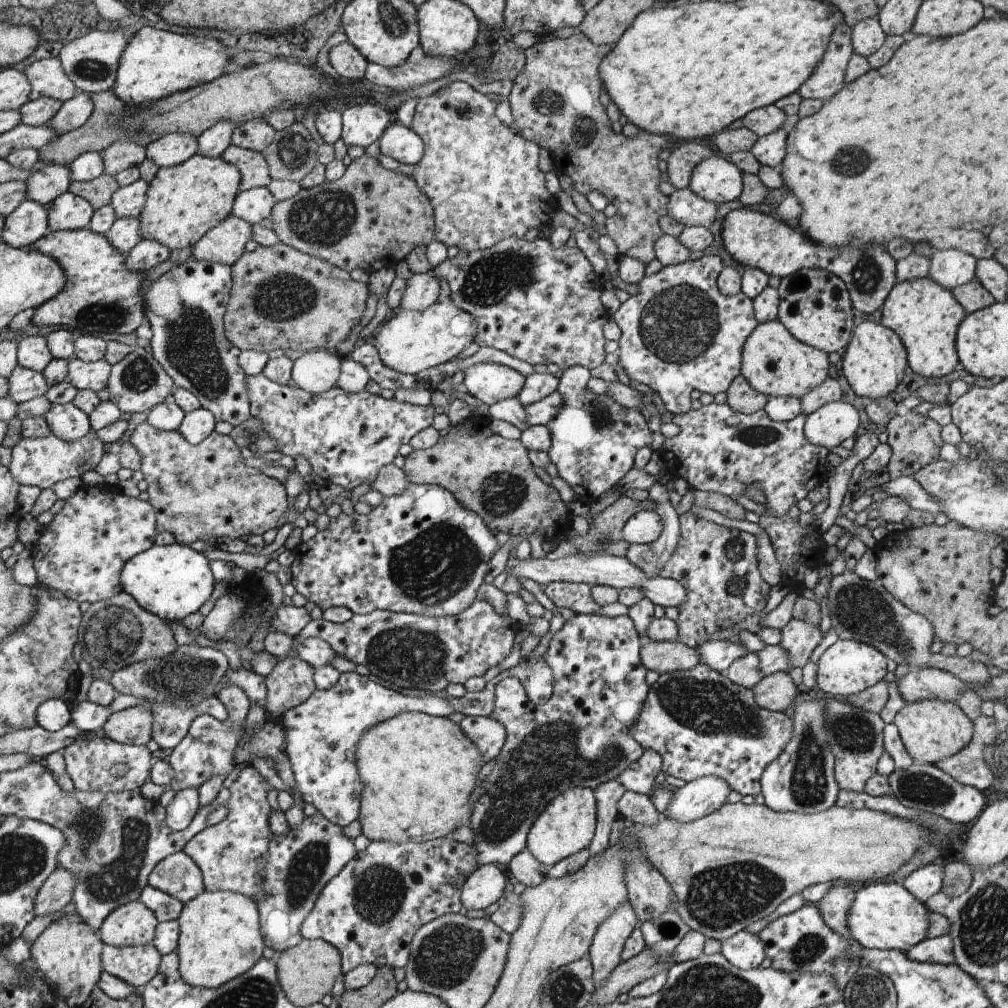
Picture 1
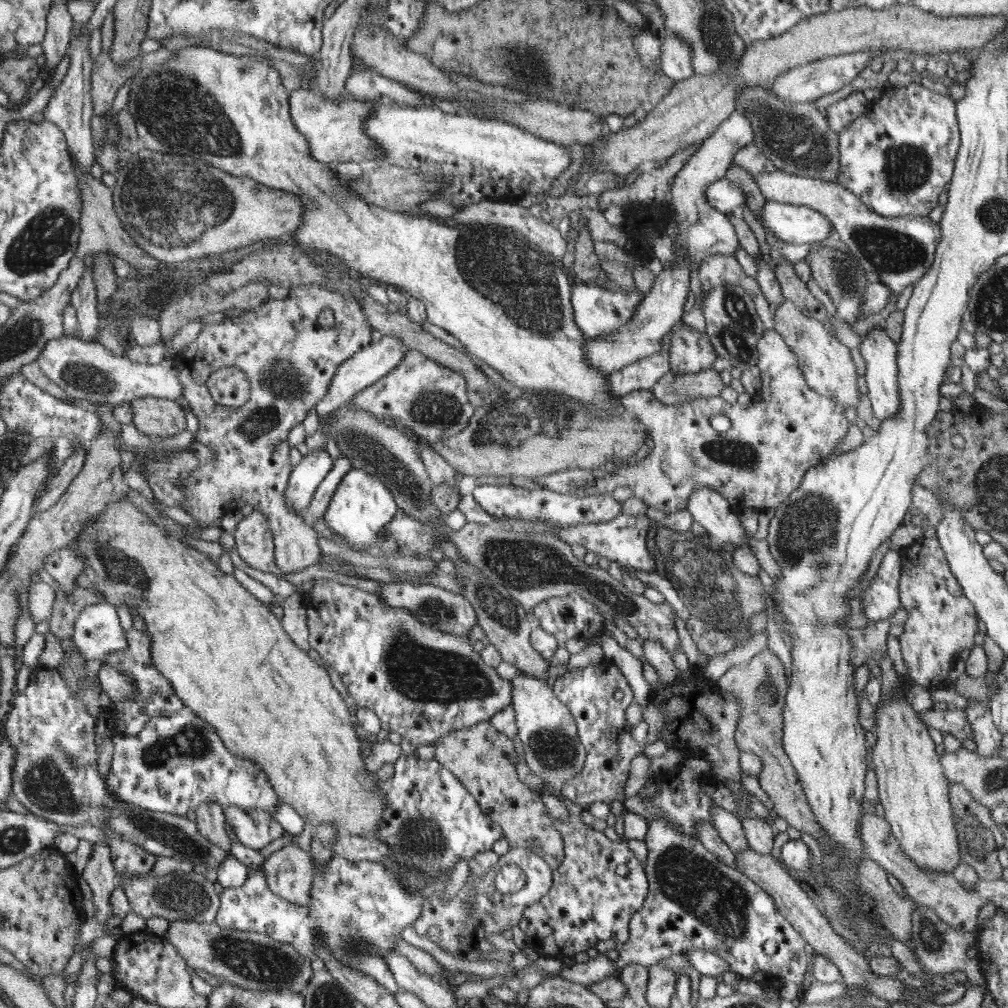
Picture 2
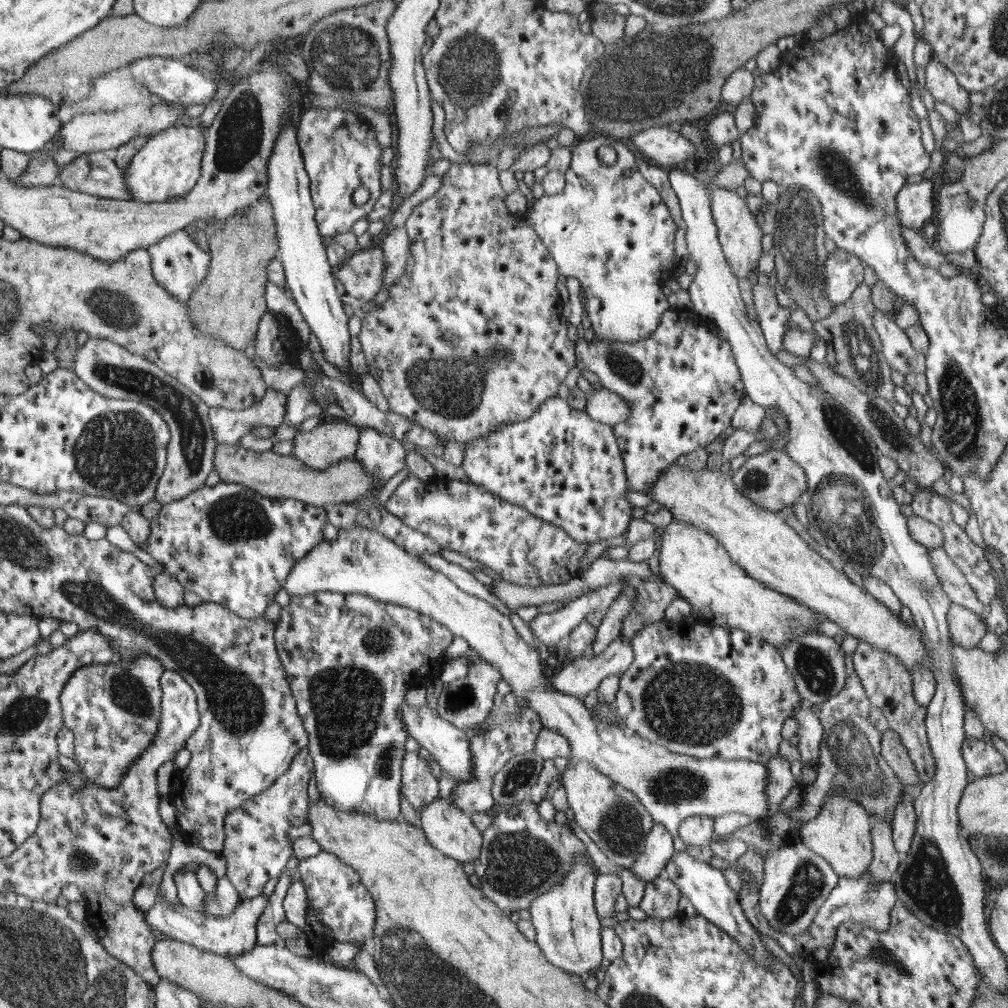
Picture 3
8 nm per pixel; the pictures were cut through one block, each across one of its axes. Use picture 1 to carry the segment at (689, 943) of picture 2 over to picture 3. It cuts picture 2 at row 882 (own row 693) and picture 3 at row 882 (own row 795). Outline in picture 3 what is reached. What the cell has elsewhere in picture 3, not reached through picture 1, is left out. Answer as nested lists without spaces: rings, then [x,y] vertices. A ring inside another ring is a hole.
[[[712,855],[712,857],[709,858],[709,864],[720,870],[726,870],[726,868],[735,869],[742,877],[739,901],[748,920],[757,930],[766,934],[766,936],[770,936],[772,940],[776,940],[792,958],[800,956],[806,961],[815,961],[817,959],[813,954],[816,948],[826,948],[830,950],[830,948],[834,946],[836,928],[845,920],[861,921],[863,924],[869,924],[878,930],[886,929],[886,927],[888,927],[888,921],[890,921],[892,907],[898,902],[896,890],[894,890],[894,882],[884,882],[884,884],[872,886],[872,882],[870,882],[870,870],[866,870],[858,880],[854,880],[854,878],[839,878],[836,888],[831,890],[824,904],[818,909],[816,916],[812,919],[810,927],[798,935],[786,934],[772,929],[772,927],[768,925],[768,921],[766,921],[766,917],[762,915],[762,911],[760,911],[759,907],[758,888],[756,887],[758,886],[758,882],[752,873],[749,873],[748,869],[743,869],[738,863],[736,864],[736,862],[730,865],[728,861],[716,855]]]

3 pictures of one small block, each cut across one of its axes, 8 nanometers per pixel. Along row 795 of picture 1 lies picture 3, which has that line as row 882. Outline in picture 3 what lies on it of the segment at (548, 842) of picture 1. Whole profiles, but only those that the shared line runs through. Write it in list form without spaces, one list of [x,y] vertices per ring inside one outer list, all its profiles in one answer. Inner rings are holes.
[[[578,856],[574,866],[568,870],[568,876],[548,890],[546,894],[535,898],[529,909],[530,920],[536,931],[535,941],[539,943],[540,950],[546,955],[548,961],[570,974],[583,978],[598,971],[602,964],[602,958],[604,958],[602,956],[603,942],[600,942],[600,920],[594,910],[594,873],[596,873],[594,868],[586,860],[580,860],[580,856]]]

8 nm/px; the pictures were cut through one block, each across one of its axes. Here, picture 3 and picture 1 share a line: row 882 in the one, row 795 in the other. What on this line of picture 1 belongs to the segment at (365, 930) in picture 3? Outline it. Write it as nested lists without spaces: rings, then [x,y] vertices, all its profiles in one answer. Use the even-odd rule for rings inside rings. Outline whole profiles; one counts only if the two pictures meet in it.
[[[353,671],[342,673],[334,686],[328,690],[316,689],[308,700],[287,710],[279,719],[279,723],[284,729],[287,740],[285,754],[289,758],[297,788],[302,793],[304,803],[314,804],[318,811],[332,821],[332,824],[341,827],[348,826],[352,821],[358,819],[365,790],[357,760],[360,740],[372,727],[412,711],[433,717],[447,717],[454,712],[454,708],[446,699],[438,696],[430,696],[430,694],[428,696],[408,696],[382,684],[377,684],[371,677]]]

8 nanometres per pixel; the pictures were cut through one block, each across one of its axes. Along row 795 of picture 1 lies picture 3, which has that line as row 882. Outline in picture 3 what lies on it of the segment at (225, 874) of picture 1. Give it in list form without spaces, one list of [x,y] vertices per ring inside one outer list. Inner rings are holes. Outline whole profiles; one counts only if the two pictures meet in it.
[[[305,747],[288,766],[288,770],[280,776],[264,793],[256,794],[240,808],[227,814],[225,833],[225,848],[221,856],[226,859],[226,876],[239,891],[241,899],[258,897],[263,892],[264,884],[270,878],[278,878],[292,856],[292,846],[288,844],[287,833],[292,827],[308,822],[308,784],[312,778],[312,757]]]

